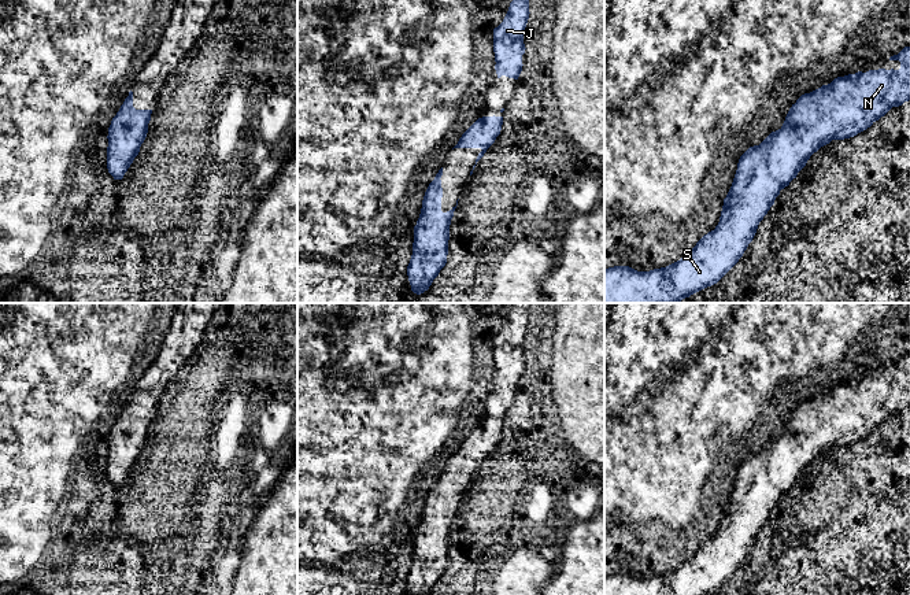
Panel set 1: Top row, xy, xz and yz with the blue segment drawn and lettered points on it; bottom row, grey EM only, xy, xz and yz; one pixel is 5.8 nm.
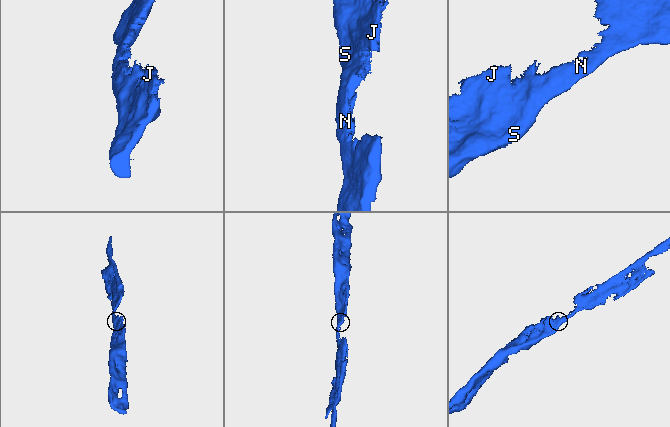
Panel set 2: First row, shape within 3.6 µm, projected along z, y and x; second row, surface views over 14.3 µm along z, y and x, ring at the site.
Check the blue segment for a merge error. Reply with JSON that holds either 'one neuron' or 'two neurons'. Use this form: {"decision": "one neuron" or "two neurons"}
{"decision": "one neuron"}

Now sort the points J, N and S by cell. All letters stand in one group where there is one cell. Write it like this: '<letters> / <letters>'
J N S

